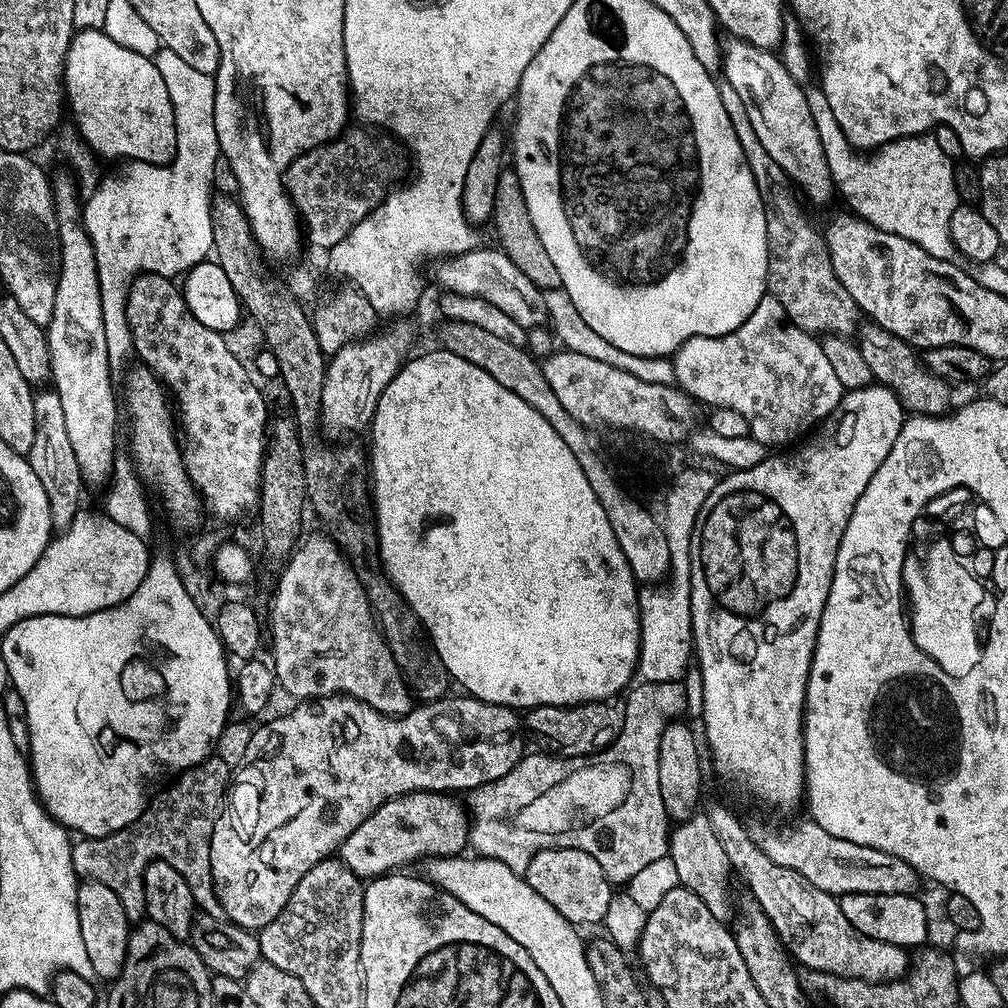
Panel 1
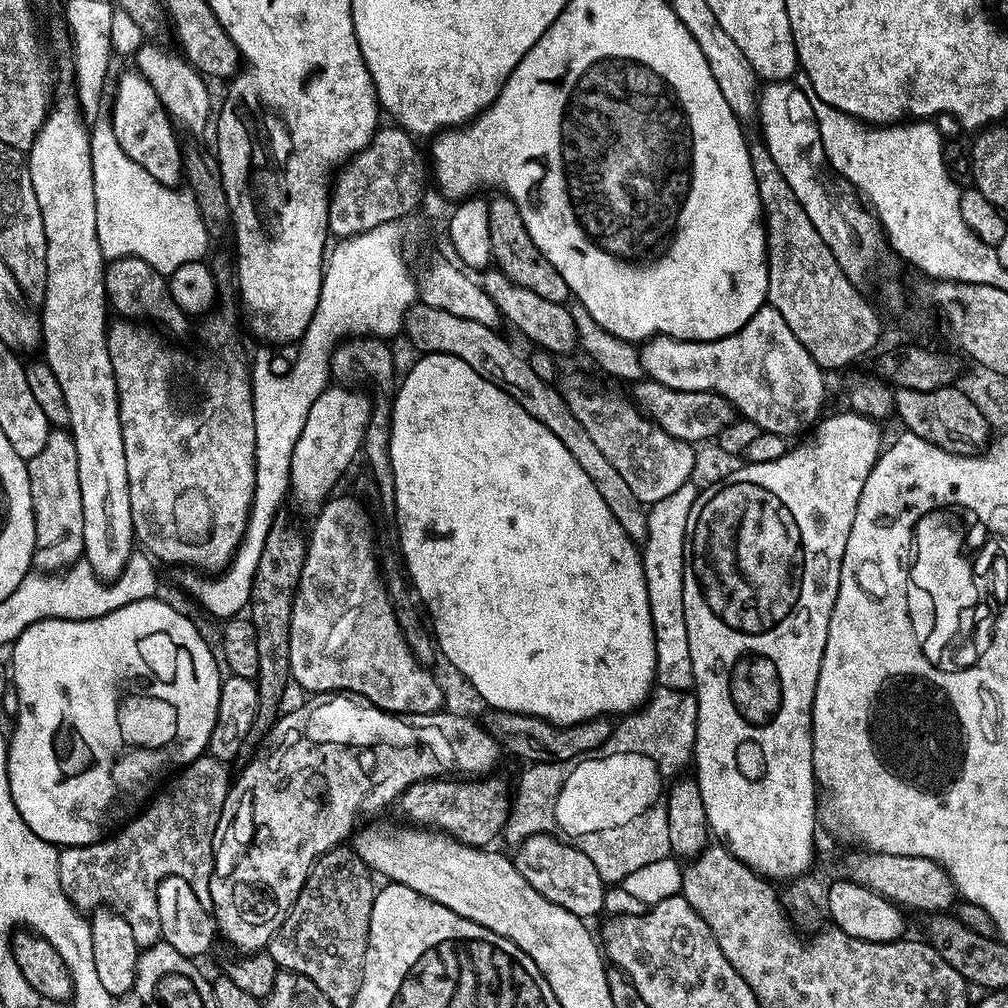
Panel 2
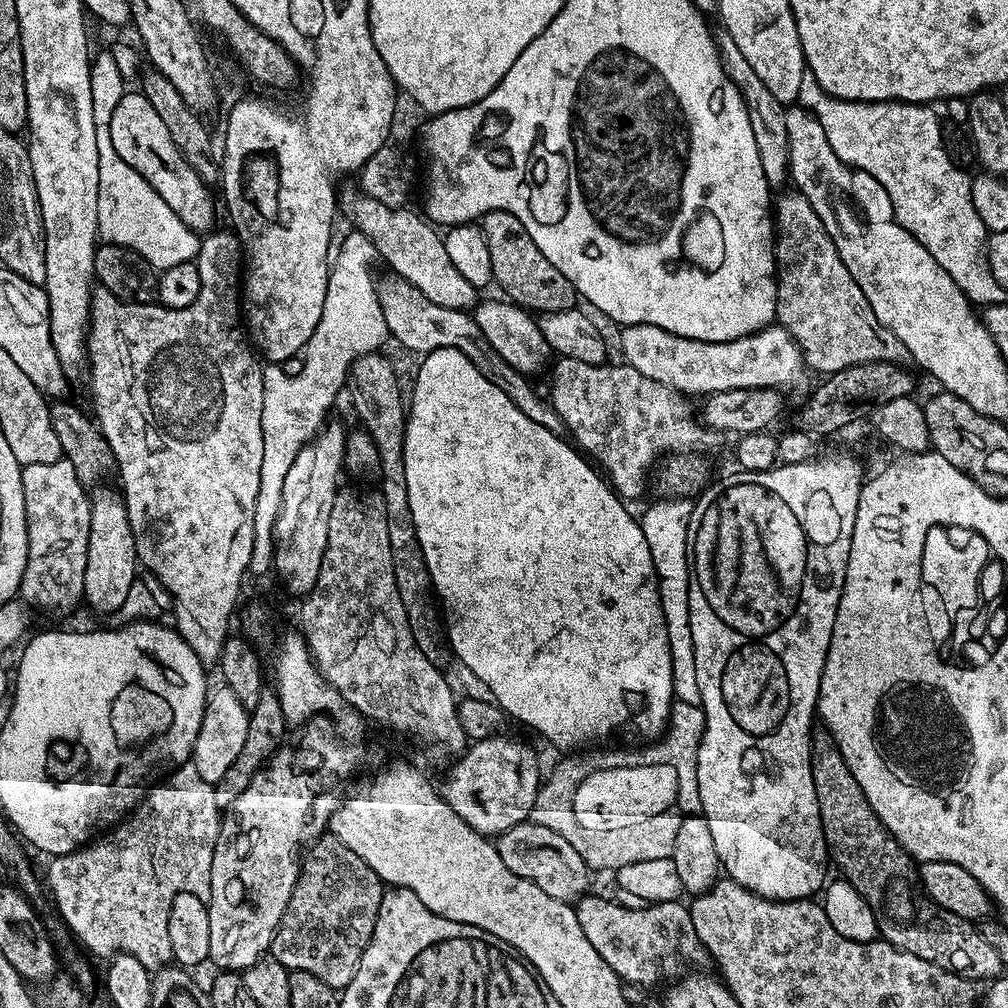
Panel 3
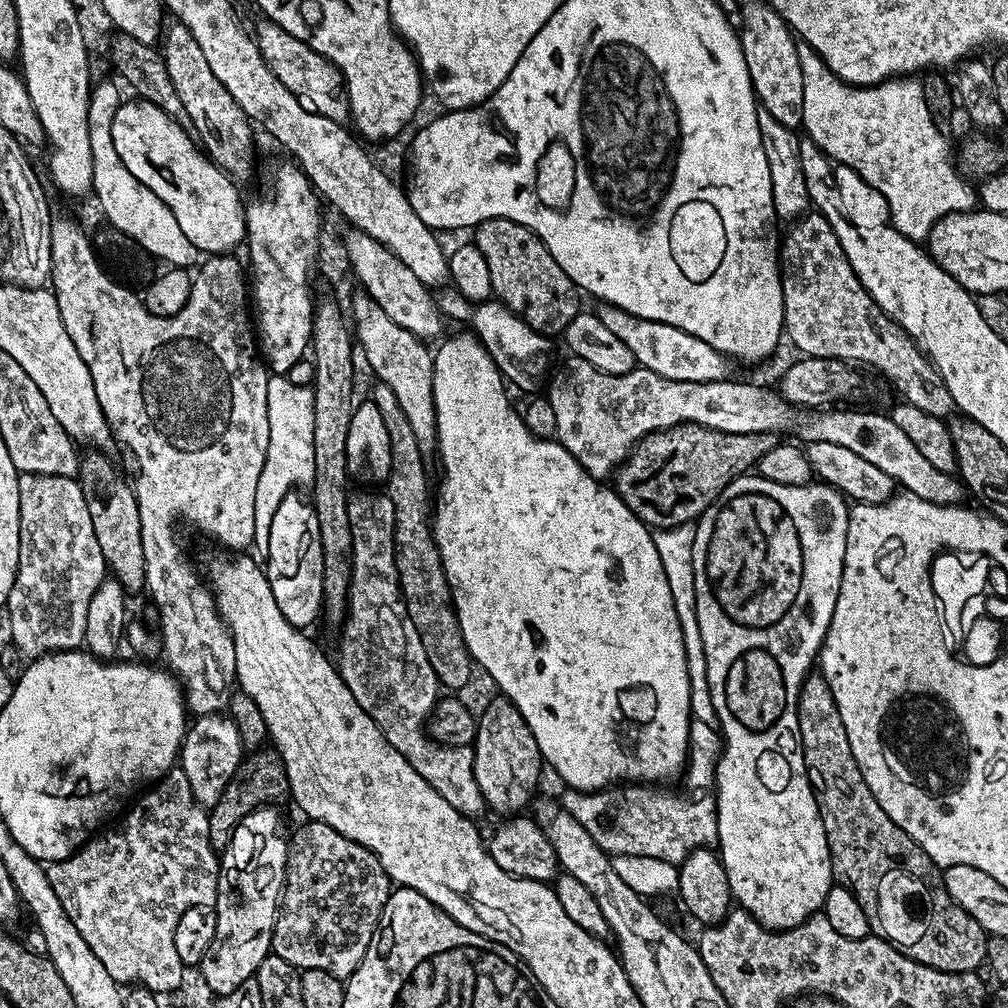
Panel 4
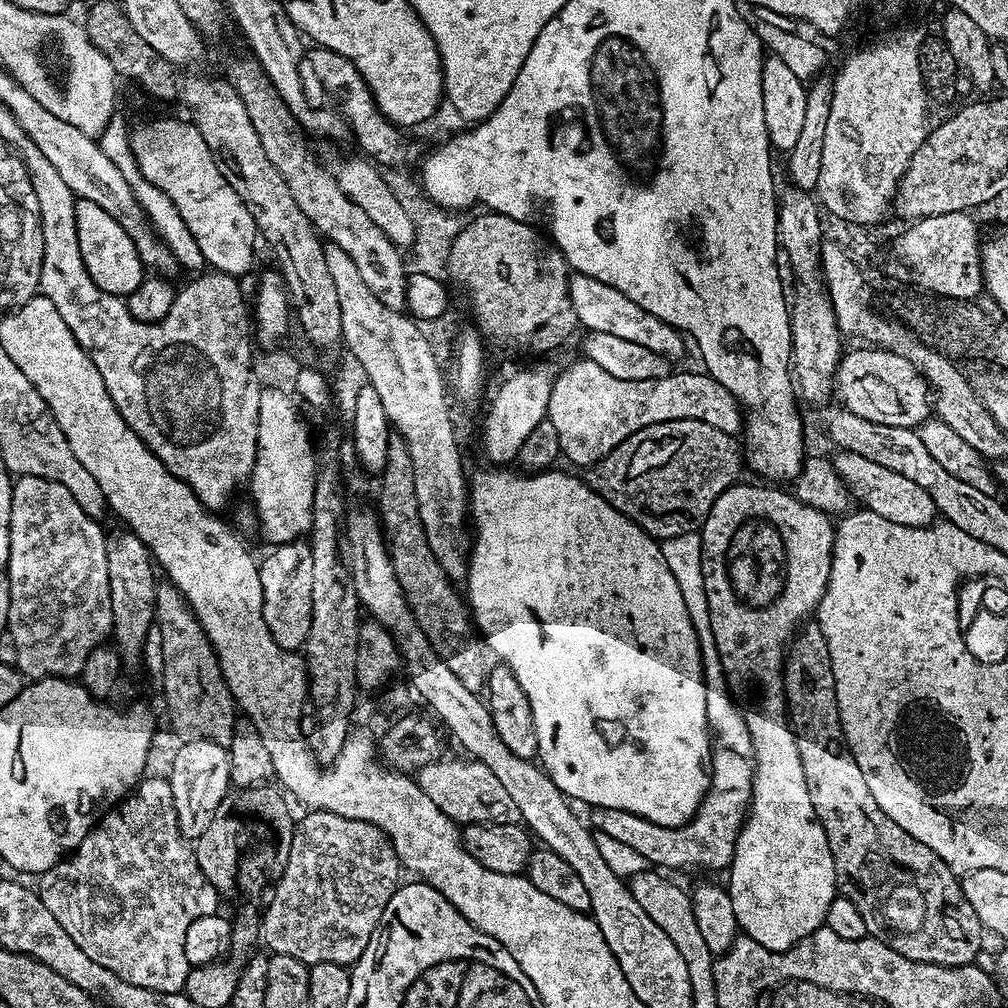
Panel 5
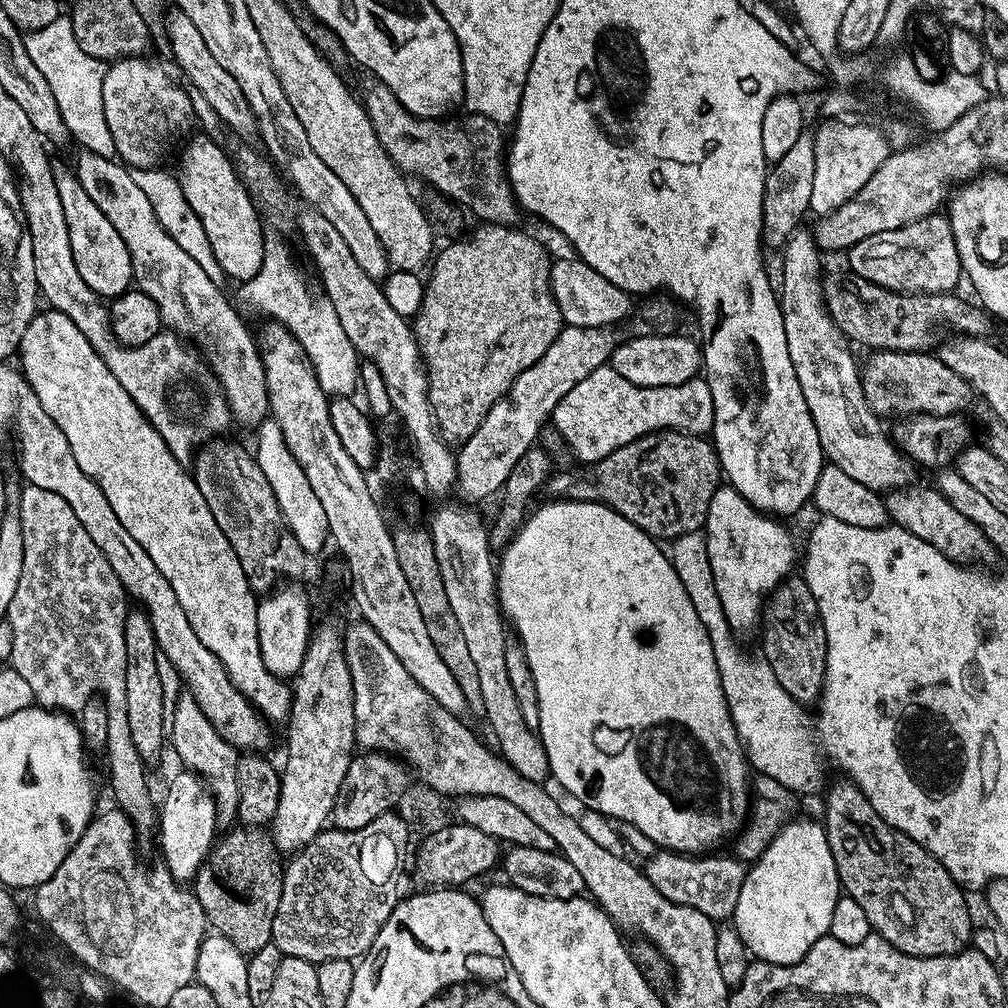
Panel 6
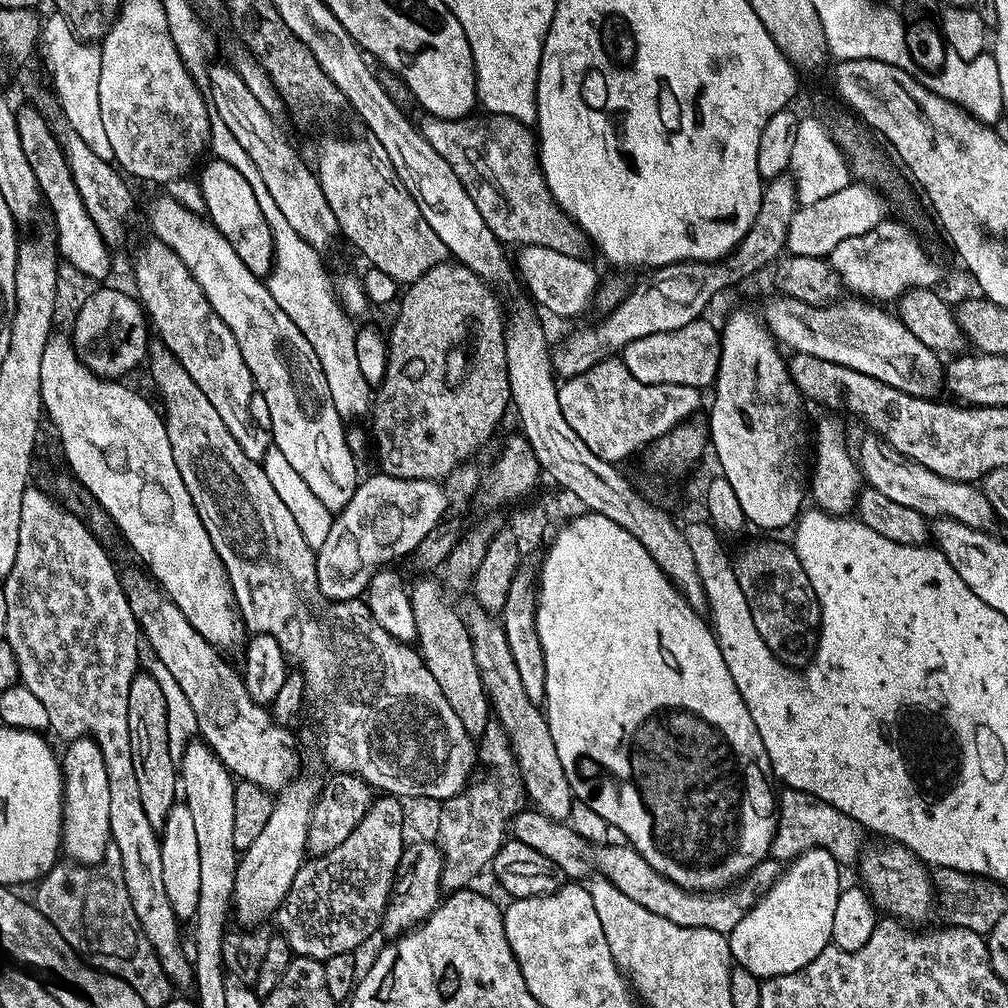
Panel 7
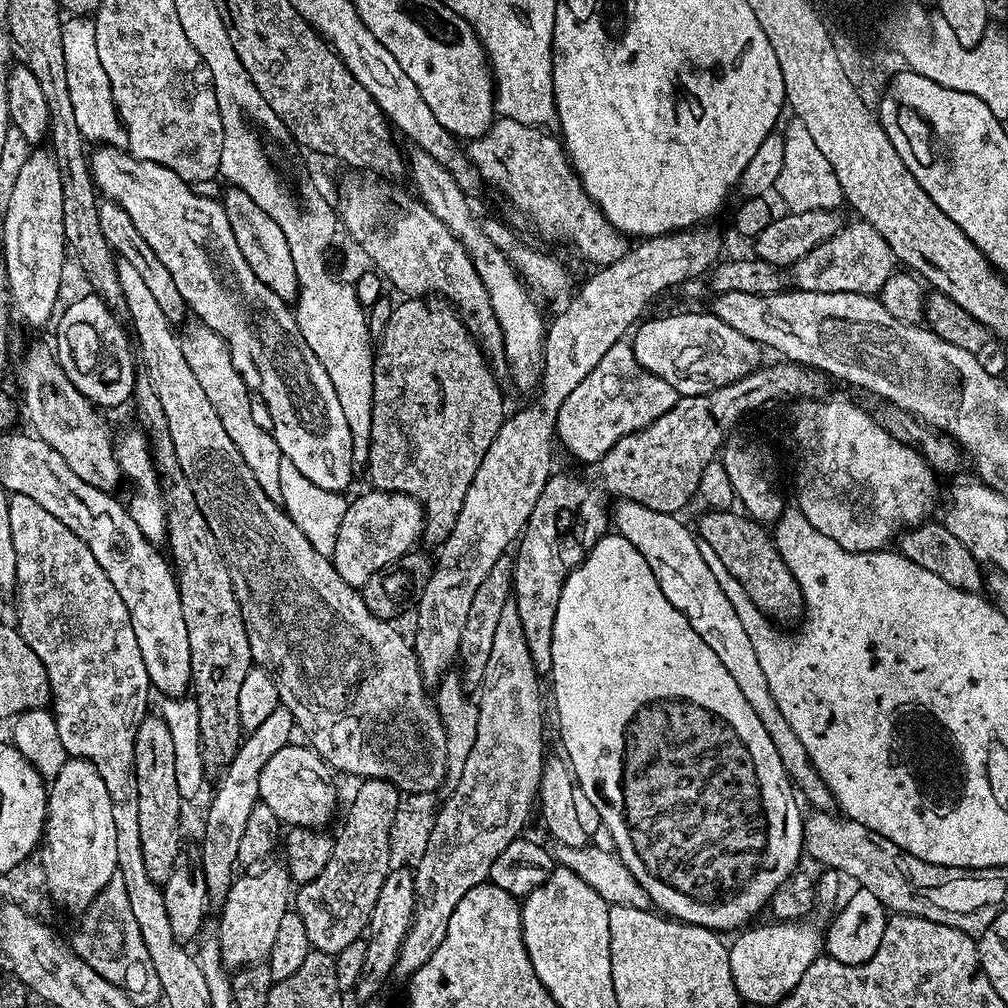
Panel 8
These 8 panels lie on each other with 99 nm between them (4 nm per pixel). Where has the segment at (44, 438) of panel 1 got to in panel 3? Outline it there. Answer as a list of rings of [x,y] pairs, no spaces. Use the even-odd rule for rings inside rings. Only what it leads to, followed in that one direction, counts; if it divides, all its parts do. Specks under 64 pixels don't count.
[[[63,458],[45,464],[26,464],[21,467],[22,494],[26,506],[26,534],[28,553],[26,570],[18,593],[25,605],[45,608],[48,612],[68,612],[76,603],[84,600],[86,578],[86,550],[90,542],[90,492],[78,478],[74,466]]]

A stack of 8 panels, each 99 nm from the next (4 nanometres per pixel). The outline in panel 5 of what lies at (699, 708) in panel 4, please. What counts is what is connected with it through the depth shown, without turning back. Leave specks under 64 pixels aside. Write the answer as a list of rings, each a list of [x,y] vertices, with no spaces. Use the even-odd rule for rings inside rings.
[[[698,532],[690,535],[678,535],[661,543],[663,558],[674,574],[675,581],[682,593],[683,601],[690,613],[692,625],[700,638],[701,664],[704,668],[704,682],[707,686],[707,722],[719,747],[736,754],[749,757],[752,753],[752,739],[749,737],[747,719],[730,700],[731,693],[724,689],[723,668],[715,645],[712,643],[712,631],[708,626],[708,603],[705,598],[705,582],[701,568],[701,536]]]

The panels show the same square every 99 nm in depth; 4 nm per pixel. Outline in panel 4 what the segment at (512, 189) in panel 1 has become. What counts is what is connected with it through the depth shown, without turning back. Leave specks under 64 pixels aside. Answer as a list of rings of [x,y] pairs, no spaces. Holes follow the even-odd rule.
[[[506,218],[483,220],[474,229],[475,246],[486,258],[492,275],[492,291],[495,299],[510,311],[522,314],[525,324],[549,338],[559,337],[570,322],[582,311],[578,291],[566,270],[554,262],[550,250],[529,228]]]

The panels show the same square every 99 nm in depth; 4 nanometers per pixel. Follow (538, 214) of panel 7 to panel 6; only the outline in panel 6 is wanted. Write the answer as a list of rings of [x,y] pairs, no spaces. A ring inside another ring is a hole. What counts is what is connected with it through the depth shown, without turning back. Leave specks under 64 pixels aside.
[[[368,74],[363,78],[365,80],[361,82],[360,88],[358,87],[358,95],[374,126],[374,134],[378,134],[378,142],[382,142],[386,154],[401,172],[409,177],[421,176],[422,179],[429,180],[437,188],[435,191],[439,195],[451,198],[457,205],[466,204],[477,216],[477,221],[509,226],[519,221],[516,219],[522,216],[522,209],[516,202],[516,195],[512,193],[512,186],[508,182],[506,168],[502,163],[502,157],[506,152],[506,132],[501,125],[490,118],[475,114],[464,114],[461,120],[415,116],[404,109],[402,102],[394,98],[390,86],[383,84],[377,76]]]

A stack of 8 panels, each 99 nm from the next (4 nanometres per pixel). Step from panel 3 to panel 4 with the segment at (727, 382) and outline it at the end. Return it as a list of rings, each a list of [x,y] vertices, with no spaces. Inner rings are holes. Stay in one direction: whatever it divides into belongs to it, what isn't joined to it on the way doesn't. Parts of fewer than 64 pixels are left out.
[[[601,303],[599,307],[598,315],[602,326],[611,330],[617,336],[618,342],[630,346],[639,367],[654,370],[654,374],[678,382],[714,382],[729,379],[729,357],[702,342],[702,338],[694,338],[694,334],[686,334],[686,330],[678,330],[678,326],[670,326],[666,322],[638,318],[612,304]]]

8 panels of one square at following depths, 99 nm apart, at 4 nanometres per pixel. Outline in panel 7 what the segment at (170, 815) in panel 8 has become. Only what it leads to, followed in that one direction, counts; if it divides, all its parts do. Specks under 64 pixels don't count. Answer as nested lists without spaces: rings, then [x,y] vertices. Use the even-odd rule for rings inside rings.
[[[137,671],[136,677],[130,682],[128,725],[134,774],[138,777],[138,795],[142,797],[142,810],[146,810],[150,826],[160,830],[167,822],[168,812],[178,803],[178,764],[170,754],[165,695],[147,671]]]

